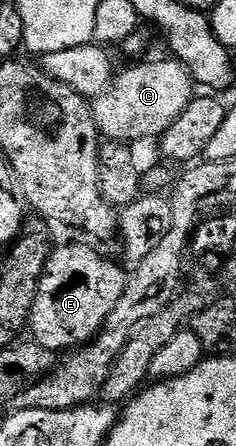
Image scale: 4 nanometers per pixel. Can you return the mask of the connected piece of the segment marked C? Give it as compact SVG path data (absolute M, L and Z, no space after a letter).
M172 57L141 63L114 74L105 90L92 100L98 132L109 141L161 137L195 98L195 80L184 65Z

